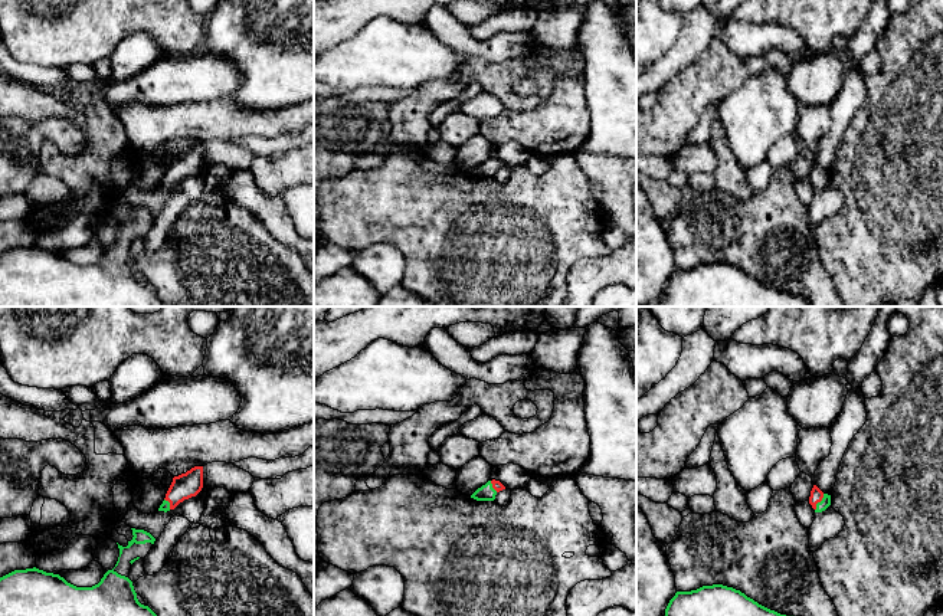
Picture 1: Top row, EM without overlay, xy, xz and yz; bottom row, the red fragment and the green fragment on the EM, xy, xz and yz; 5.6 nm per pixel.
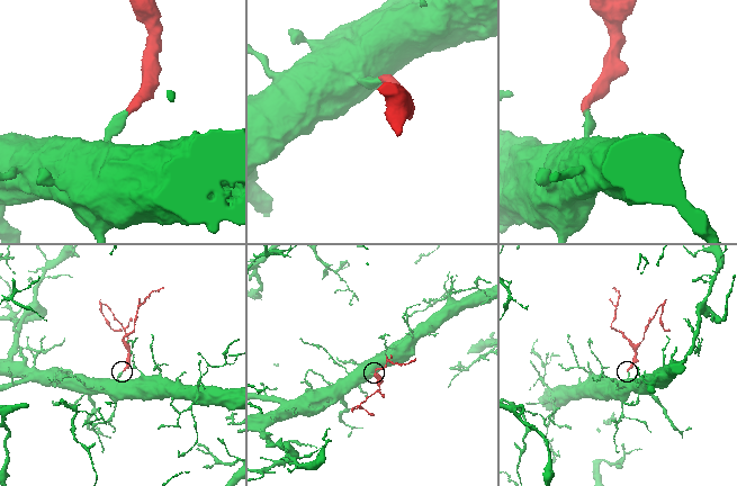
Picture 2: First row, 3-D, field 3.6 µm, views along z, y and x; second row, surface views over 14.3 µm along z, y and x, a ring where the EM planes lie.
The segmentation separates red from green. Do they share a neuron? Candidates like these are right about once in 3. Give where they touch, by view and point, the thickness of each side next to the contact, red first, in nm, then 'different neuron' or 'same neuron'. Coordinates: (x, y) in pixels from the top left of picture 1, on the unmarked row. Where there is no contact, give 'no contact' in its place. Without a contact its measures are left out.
contact yz (818, 179); calibres 70 and 60 nm; same neuron

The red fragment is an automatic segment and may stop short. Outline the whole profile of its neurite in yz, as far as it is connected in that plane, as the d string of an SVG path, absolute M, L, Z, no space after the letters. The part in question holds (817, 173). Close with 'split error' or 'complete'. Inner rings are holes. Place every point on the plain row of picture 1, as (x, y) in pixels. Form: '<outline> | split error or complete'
M813 163L809 174L809 181L815 190L822 190L831 183L831 173L824 171L816 163Z | split error

